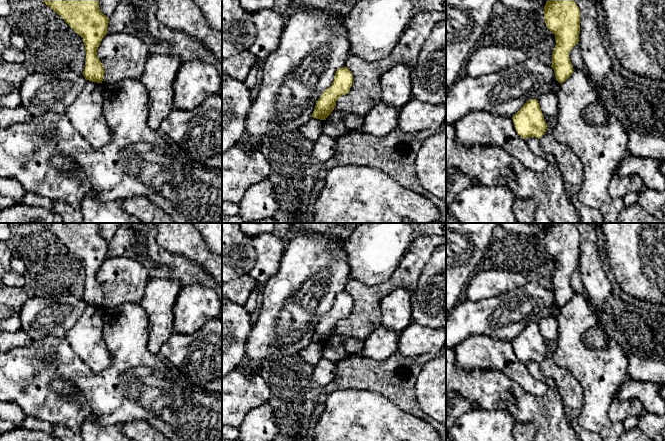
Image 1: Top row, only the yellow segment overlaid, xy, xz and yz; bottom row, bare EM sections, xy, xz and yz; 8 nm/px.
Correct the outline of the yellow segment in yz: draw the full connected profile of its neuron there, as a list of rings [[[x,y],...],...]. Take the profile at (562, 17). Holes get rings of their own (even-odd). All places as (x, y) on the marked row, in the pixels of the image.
[[[547,0],[543,9],[546,27],[555,35],[556,41],[551,67],[554,69],[556,80],[562,84],[572,75],[574,70],[569,53],[579,42],[580,9],[574,0]]]

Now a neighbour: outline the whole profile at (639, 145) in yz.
[[[628,130],[627,136],[627,153],[629,155],[665,160],[665,136],[644,135]]]

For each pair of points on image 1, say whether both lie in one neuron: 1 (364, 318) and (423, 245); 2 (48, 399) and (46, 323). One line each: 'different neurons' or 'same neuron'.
1: same neuron
2: different neurons

